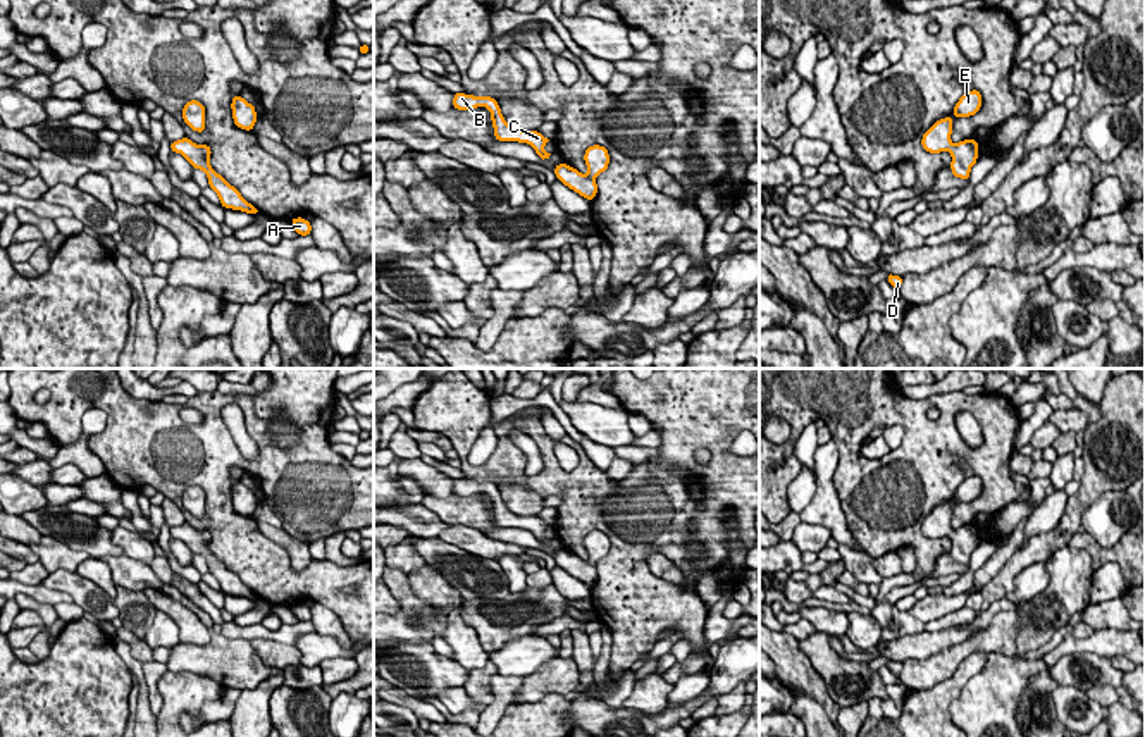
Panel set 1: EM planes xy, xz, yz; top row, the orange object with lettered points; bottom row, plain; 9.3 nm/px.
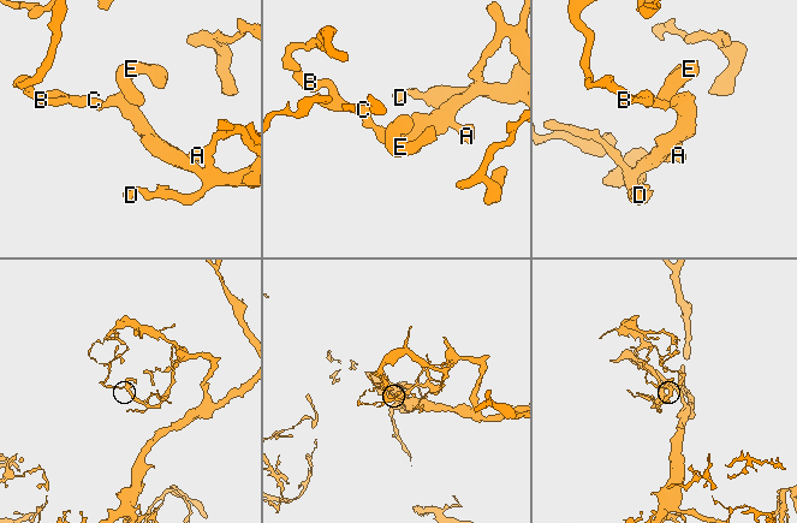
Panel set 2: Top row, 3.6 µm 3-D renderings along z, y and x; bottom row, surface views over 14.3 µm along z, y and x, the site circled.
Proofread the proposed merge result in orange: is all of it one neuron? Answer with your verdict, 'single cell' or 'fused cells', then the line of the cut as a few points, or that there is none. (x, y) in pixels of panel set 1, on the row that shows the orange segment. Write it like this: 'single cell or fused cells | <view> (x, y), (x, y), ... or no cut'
single cell | no cut

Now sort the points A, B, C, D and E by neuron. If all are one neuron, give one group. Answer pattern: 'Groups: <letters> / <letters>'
Groups: A B C D E

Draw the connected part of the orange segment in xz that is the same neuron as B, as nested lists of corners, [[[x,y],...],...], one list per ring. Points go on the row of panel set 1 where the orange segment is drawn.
[[[455,93],[453,108],[472,110],[477,107],[486,107],[491,112],[491,121],[494,127],[494,138],[498,141],[518,141],[530,145],[541,160],[548,160],[551,153],[544,150],[544,145],[549,141],[539,131],[518,131],[511,127],[492,96],[473,96],[465,93]]]

